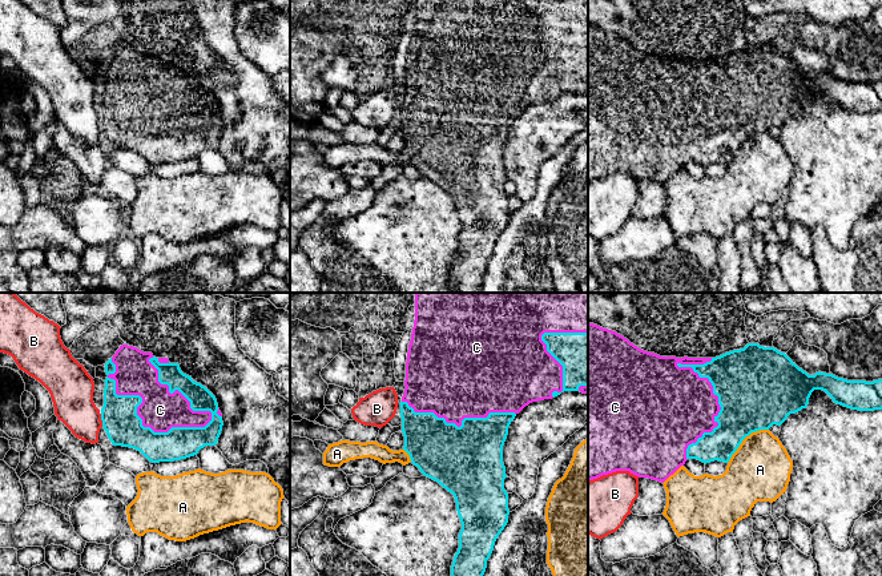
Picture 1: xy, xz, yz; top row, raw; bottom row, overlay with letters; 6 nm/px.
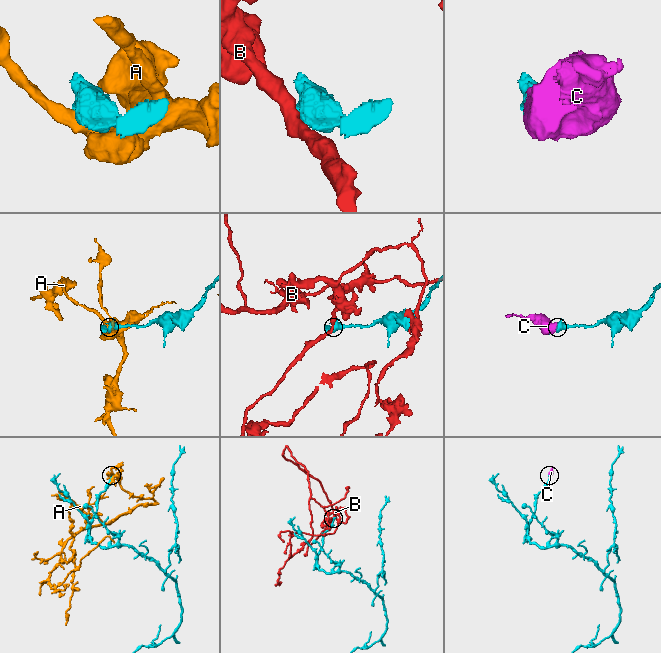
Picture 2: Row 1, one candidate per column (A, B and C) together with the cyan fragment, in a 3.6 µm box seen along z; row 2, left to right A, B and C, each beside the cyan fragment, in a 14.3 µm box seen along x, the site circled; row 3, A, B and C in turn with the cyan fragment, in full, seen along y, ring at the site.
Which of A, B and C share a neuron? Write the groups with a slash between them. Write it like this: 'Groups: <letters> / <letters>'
Groups: A / B / C

